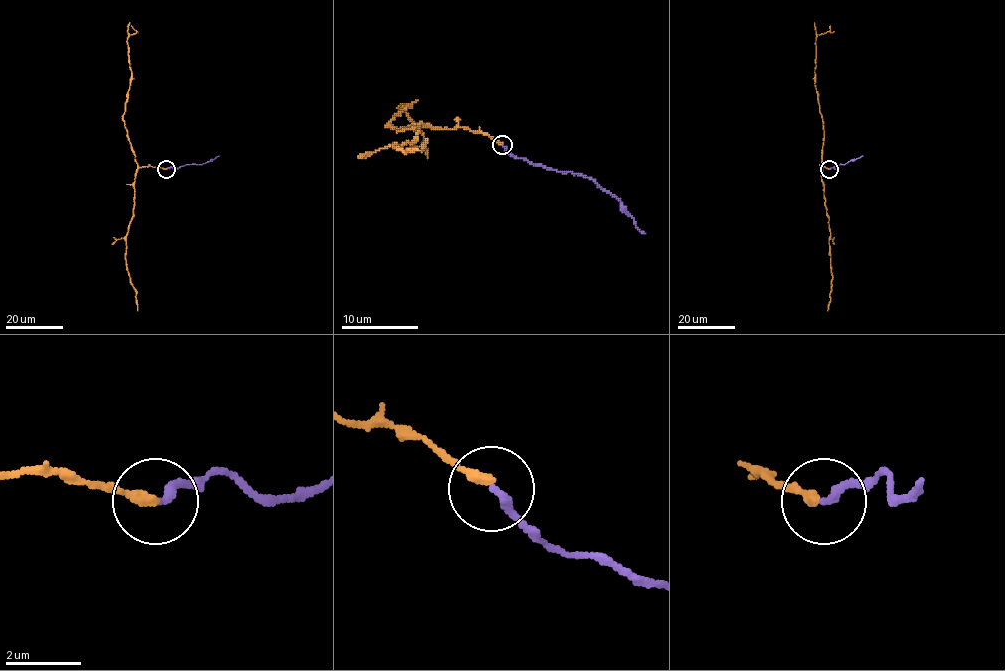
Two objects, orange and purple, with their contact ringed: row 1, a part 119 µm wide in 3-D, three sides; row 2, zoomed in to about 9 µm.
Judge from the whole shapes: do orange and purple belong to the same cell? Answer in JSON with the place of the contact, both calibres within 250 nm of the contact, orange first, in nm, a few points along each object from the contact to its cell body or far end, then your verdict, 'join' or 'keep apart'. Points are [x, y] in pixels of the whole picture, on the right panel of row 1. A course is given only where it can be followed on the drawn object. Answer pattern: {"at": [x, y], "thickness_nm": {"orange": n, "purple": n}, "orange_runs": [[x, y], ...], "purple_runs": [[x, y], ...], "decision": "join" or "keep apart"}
{"at": [829, 169], "thickness_nm": {"orange": 280, "purple": 240}, "orange_runs": [[829, 169], [822, 166], [823, 128], [815, 77], [815, 38], [828, 32], [830, 25]], "purple_runs": [[829, 169], [862, 155]], "decision": "join"}

